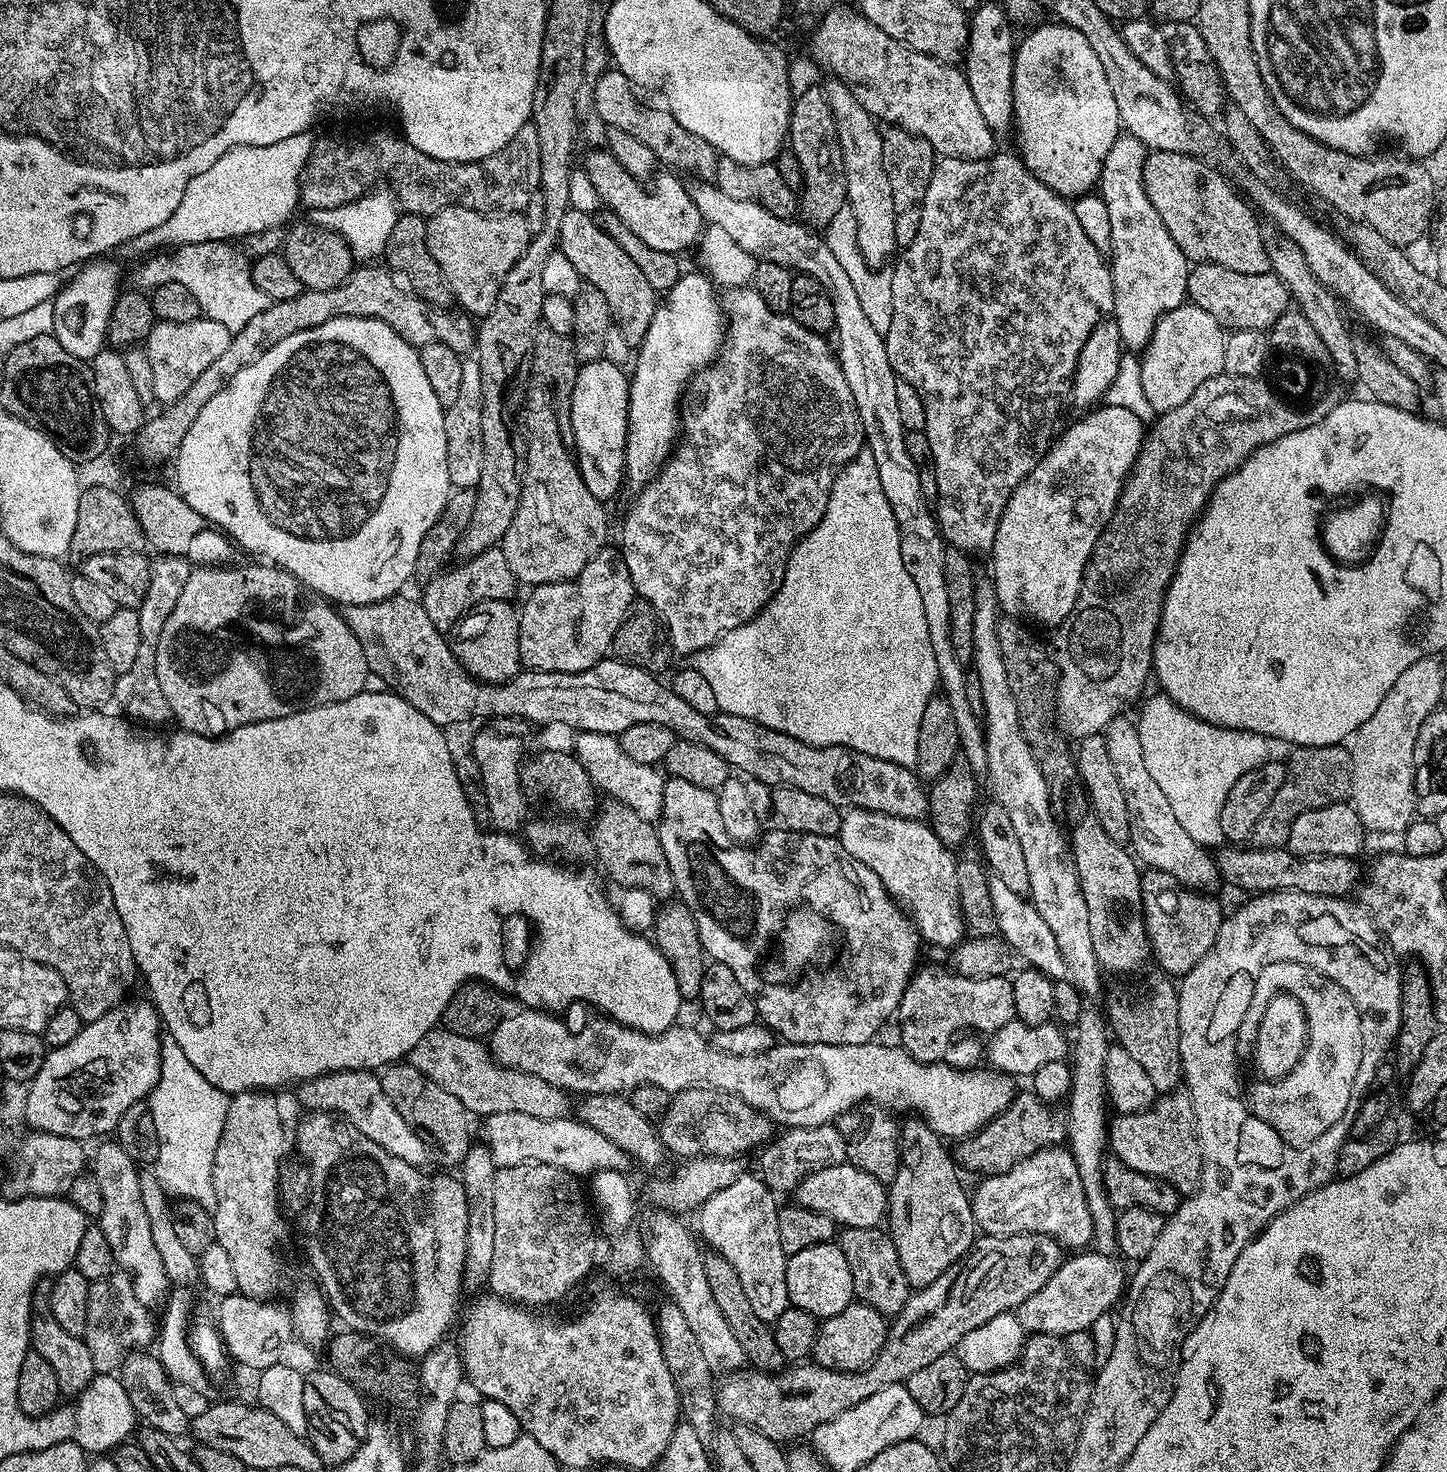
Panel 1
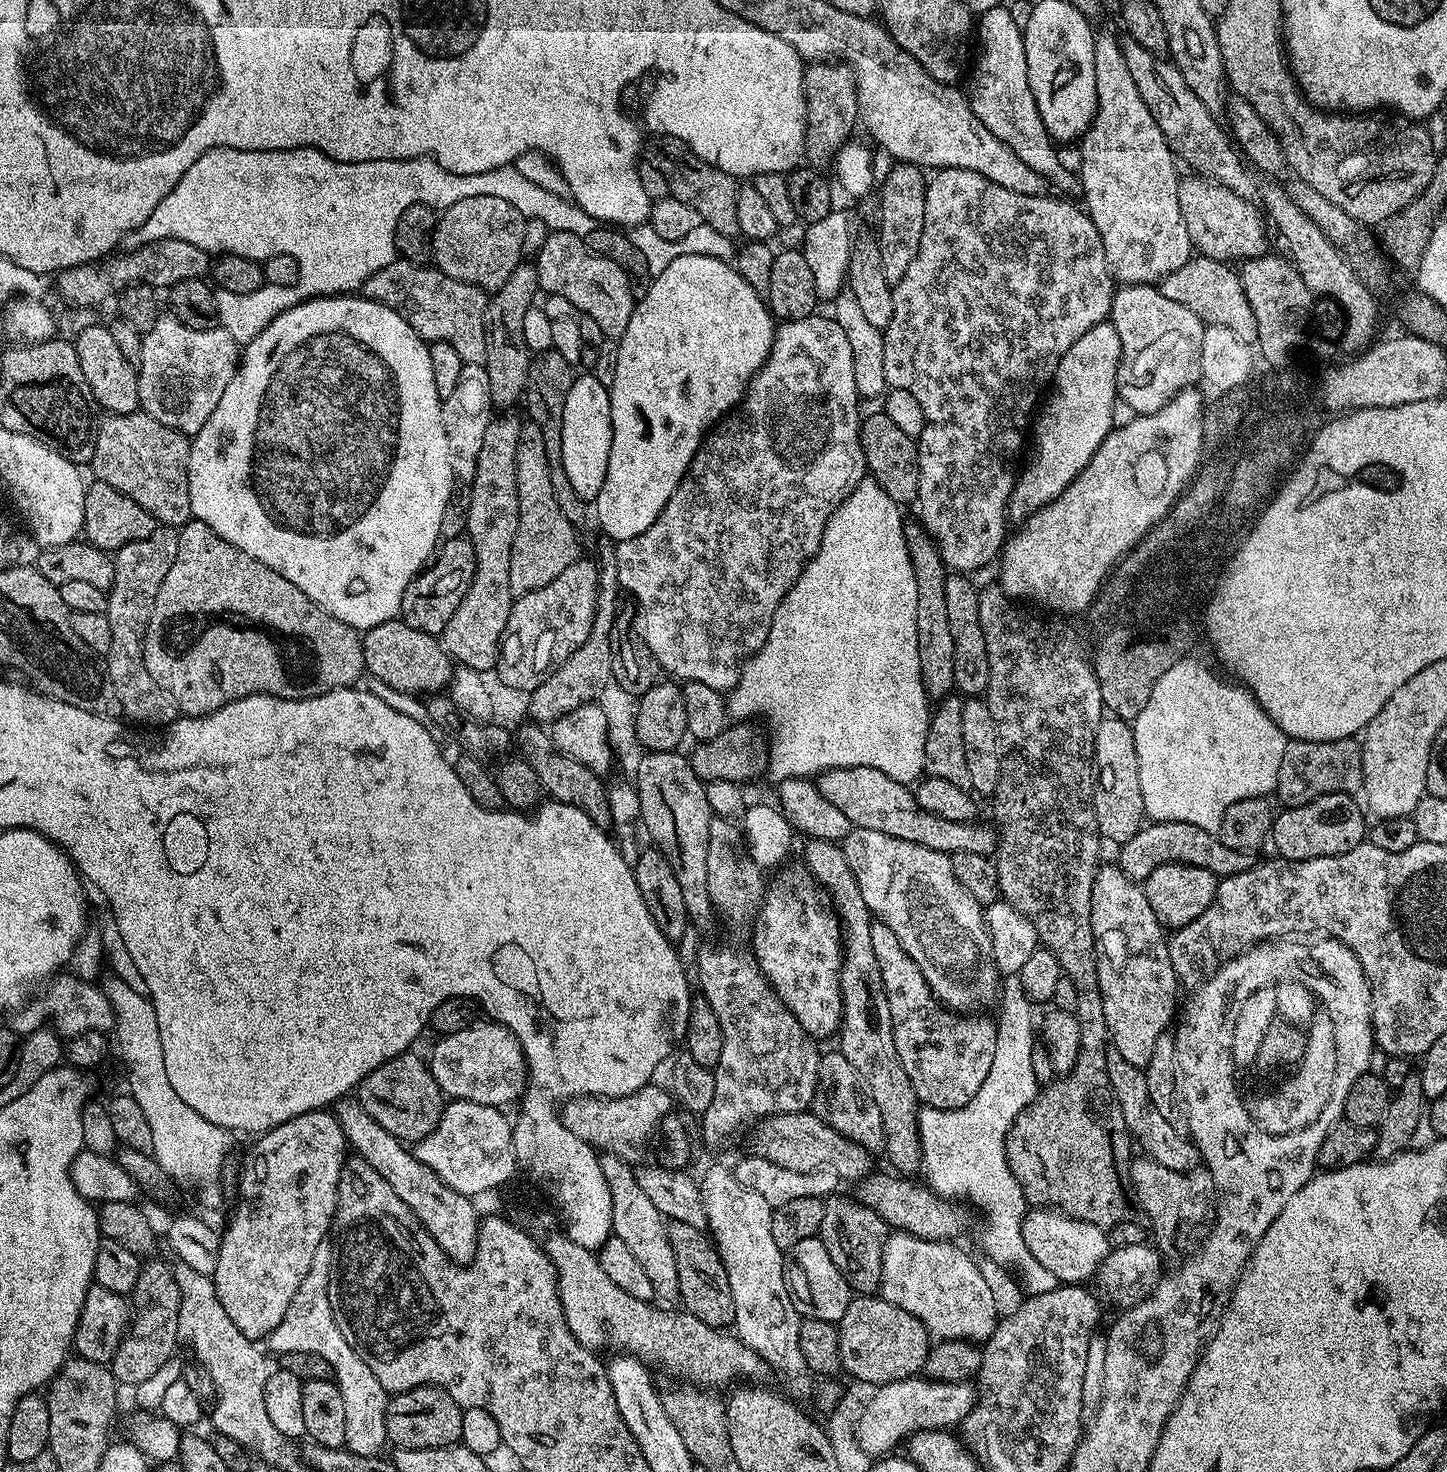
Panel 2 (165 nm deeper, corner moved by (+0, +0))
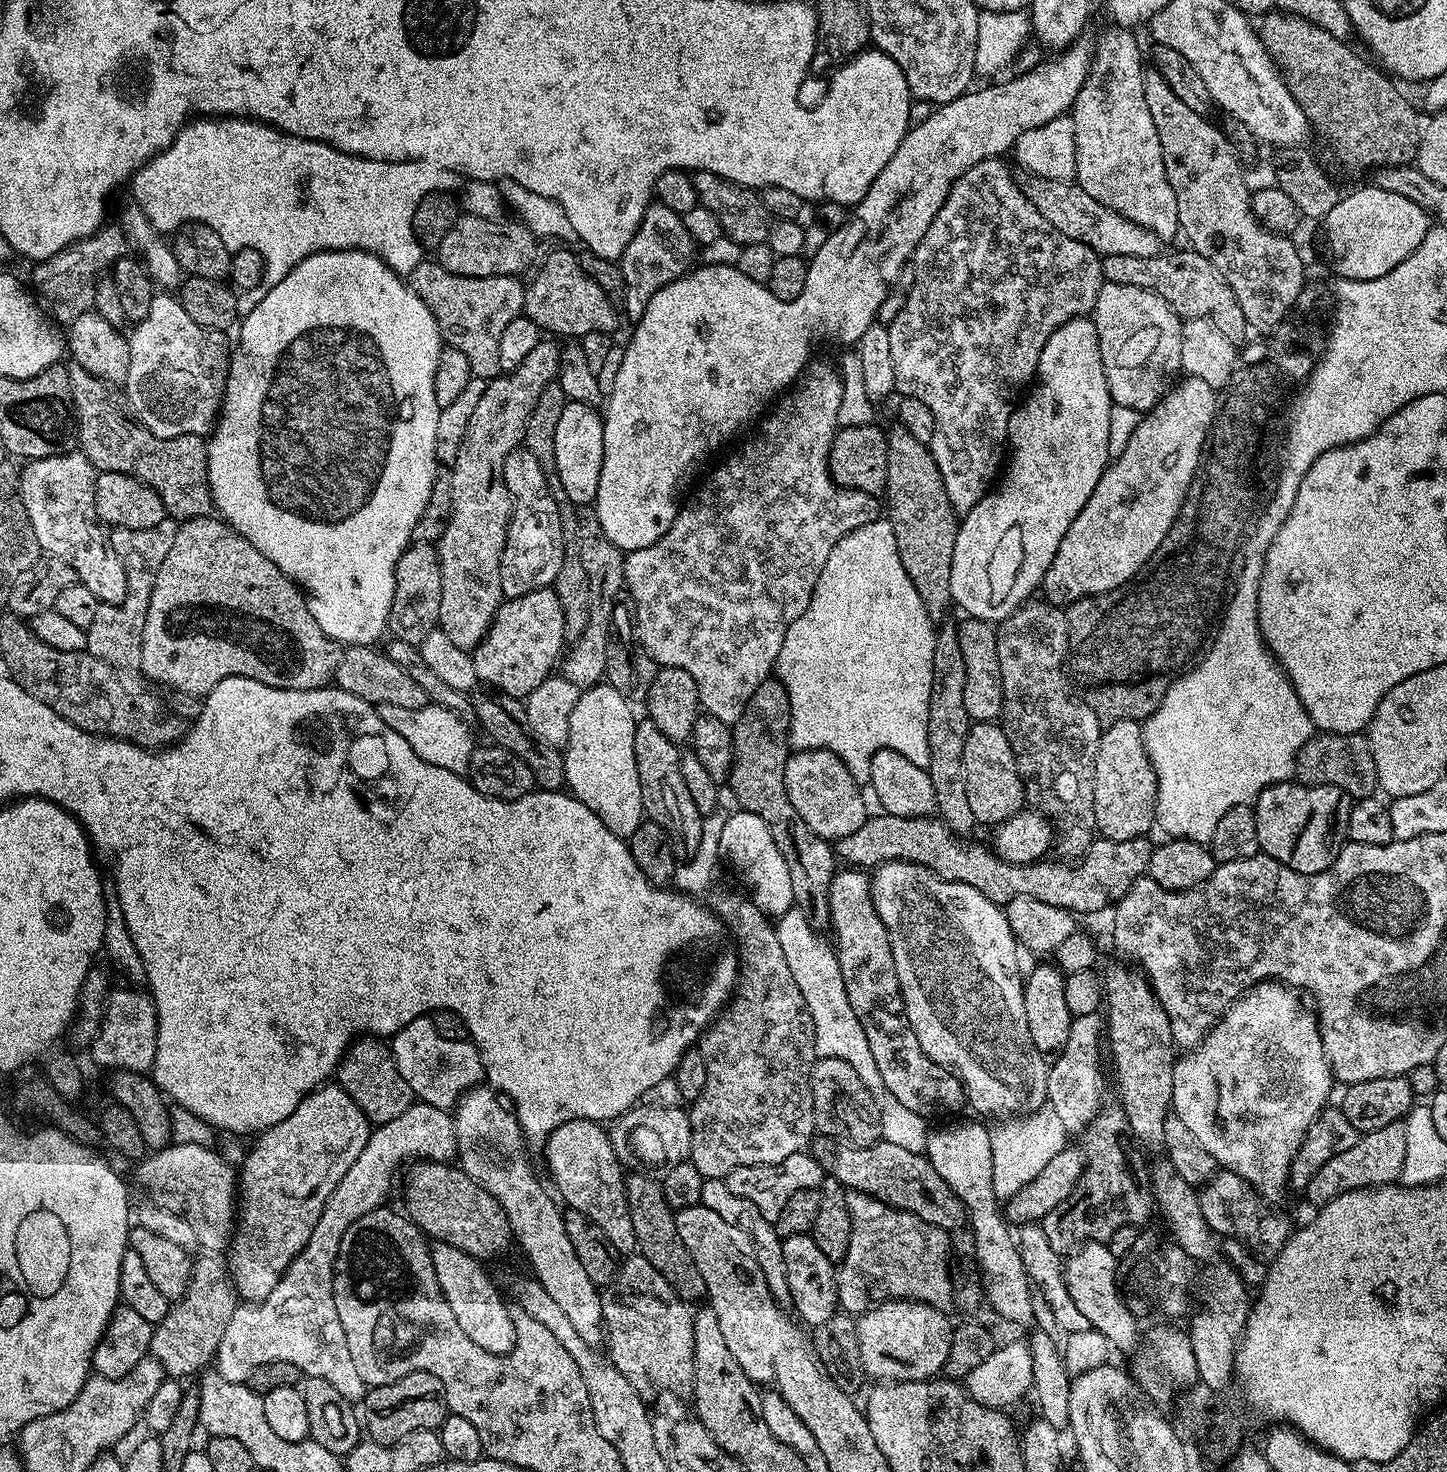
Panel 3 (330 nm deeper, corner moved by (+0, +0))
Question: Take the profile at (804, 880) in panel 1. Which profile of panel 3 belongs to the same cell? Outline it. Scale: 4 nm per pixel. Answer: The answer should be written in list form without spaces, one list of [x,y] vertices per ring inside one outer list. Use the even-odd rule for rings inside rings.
[[[644,718],[637,723],[634,730],[634,754],[641,783],[643,811],[647,819],[666,830],[677,861],[683,862],[691,859],[698,850],[703,822],[698,806],[694,806],[694,798],[690,798],[690,790],[686,790],[680,765],[682,752],[676,748],[679,748],[677,741],[666,738],[666,734],[662,734],[662,730],[658,730],[652,720]]]

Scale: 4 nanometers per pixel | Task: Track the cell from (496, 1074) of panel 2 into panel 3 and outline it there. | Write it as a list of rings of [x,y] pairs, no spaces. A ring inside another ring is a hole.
[[[419,1016],[414,1018],[414,1022],[402,1026],[402,1030],[398,1030],[395,1036],[391,1037],[390,1051],[398,1066],[398,1074],[406,1078],[406,1086],[410,1086],[413,1097],[435,1108],[451,1109],[464,1093],[477,1087],[484,1080],[484,1063],[480,1057],[480,1051],[476,1049],[471,1039],[442,1038],[442,1034],[438,1034],[438,1030],[432,1025],[428,1016]]]

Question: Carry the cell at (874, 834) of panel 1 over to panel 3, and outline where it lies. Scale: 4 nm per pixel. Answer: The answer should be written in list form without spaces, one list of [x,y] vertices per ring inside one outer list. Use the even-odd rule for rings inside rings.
[[[885,860],[871,873],[872,897],[874,910],[878,910],[878,918],[888,931],[894,966],[900,983],[900,993],[904,999],[904,1013],[908,1016],[910,1026],[922,1046],[922,1050],[932,1063],[940,1064],[949,1072],[955,1072],[964,1085],[967,1103],[972,1104],[976,1112],[984,1116],[1004,1116],[1000,1118],[1019,1118],[1027,1113],[1038,1111],[1048,1098],[1048,1069],[1049,1061],[1045,1053],[1034,1046],[1034,1038],[1030,1038],[1030,1026],[1026,1026],[1026,1002],[1024,1001],[1024,977],[1018,974],[1018,954],[1016,936],[1010,930],[1007,911],[1001,905],[990,902],[986,894],[974,890],[974,886],[966,886],[962,882],[944,880],[935,876],[929,868],[915,864],[909,860]]]

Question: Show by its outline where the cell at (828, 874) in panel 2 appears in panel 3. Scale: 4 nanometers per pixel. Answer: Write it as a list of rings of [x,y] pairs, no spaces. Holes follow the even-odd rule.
[[[769,678],[754,690],[750,702],[745,706],[742,718],[731,725],[732,745],[734,746],[734,762],[732,763],[732,773],[728,775],[727,783],[732,784],[732,792],[736,795],[736,800],[743,811],[750,814],[758,814],[766,826],[770,826],[770,834],[774,837],[774,843],[778,845],[778,850],[782,858],[786,858],[786,870],[790,870],[790,887],[794,890],[793,905],[799,909],[805,918],[809,920],[818,930],[823,929],[829,923],[830,914],[830,882],[835,878],[838,871],[838,857],[833,845],[827,840],[823,840],[806,822],[802,822],[802,817],[798,810],[794,810],[794,805],[790,802],[790,797],[786,794],[786,762],[790,755],[790,737],[792,734],[792,715],[790,714],[790,698],[786,694],[786,686],[775,678]]]

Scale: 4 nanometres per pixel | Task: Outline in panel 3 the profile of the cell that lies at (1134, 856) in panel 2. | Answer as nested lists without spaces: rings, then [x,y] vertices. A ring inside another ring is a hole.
[[[869,815],[868,821],[859,830],[854,830],[854,834],[846,834],[846,838],[835,841],[834,851],[845,865],[872,870],[885,860],[909,860],[929,868],[935,876],[944,880],[974,886],[974,890],[986,894],[990,902],[1001,906],[1025,896],[1038,898],[1038,902],[1050,902],[1050,906],[1066,908],[1073,914],[1096,912],[1108,903],[1109,907],[1122,899],[1130,886],[1147,873],[1154,847],[1153,841],[1143,836],[1126,842],[1096,838],[1088,851],[1072,863],[1060,858],[1045,858],[1032,864],[1011,864],[996,855],[989,845],[987,848],[984,844],[967,844],[967,839],[957,836],[935,815],[914,818],[879,815]]]

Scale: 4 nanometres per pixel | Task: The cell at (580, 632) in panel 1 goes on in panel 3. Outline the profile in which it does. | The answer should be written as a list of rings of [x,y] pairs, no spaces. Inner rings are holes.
[[[546,587],[534,590],[530,594],[513,595],[500,605],[492,619],[490,630],[484,635],[484,641],[471,653],[477,678],[484,684],[488,683],[485,685],[491,686],[497,692],[504,692],[508,696],[517,698],[527,698],[546,677],[553,675],[566,648],[564,640],[566,641],[564,615],[556,591]]]

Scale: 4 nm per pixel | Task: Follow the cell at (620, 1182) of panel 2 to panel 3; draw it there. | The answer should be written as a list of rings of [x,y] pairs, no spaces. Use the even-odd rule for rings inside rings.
[[[571,1120],[558,1126],[558,1130],[548,1135],[546,1151],[548,1151],[548,1164],[552,1167],[552,1180],[556,1183],[555,1191],[558,1196],[560,1191],[559,1199],[565,1205],[568,1203],[567,1207],[571,1211],[581,1212],[583,1216],[590,1218],[594,1226],[598,1226],[598,1230],[602,1230],[602,1234],[610,1238],[612,1249],[617,1254],[632,1254],[637,1251],[638,1245],[634,1234],[634,1222],[630,1218],[632,1207],[628,1205],[626,1198],[626,1172],[620,1159],[614,1154],[611,1135],[600,1128],[603,1127],[595,1120]]]

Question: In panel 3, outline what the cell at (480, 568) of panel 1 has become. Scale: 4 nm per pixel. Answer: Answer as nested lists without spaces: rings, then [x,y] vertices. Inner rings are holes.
[[[411,543],[396,567],[394,602],[390,606],[387,631],[402,642],[419,645],[437,627],[442,602],[440,553],[431,544]]]

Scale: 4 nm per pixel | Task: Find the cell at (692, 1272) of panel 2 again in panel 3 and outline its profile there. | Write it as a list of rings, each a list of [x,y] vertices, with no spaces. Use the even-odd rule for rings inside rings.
[[[629,1175],[626,1180],[626,1198],[628,1205],[632,1207],[630,1218],[634,1222],[639,1255],[644,1256],[646,1262],[650,1262],[650,1266],[654,1266],[654,1270],[658,1270],[658,1274],[666,1278],[666,1282],[670,1282],[681,1300],[703,1301],[706,1293],[702,1274],[698,1274],[698,1266],[694,1266],[694,1258],[690,1258],[690,1250],[686,1250],[686,1245],[678,1234],[676,1214],[666,1202],[663,1183],[659,1179],[651,1180],[648,1176]]]

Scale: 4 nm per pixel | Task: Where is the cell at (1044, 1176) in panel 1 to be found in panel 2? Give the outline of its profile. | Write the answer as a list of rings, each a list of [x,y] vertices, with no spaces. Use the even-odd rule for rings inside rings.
[[[1036,1206],[1024,1217],[1022,1238],[1030,1246],[1030,1254],[1054,1274],[1061,1285],[1083,1285],[1095,1277],[1100,1264],[1110,1251],[1107,1231],[1085,1220],[1075,1220],[1048,1206]]]

